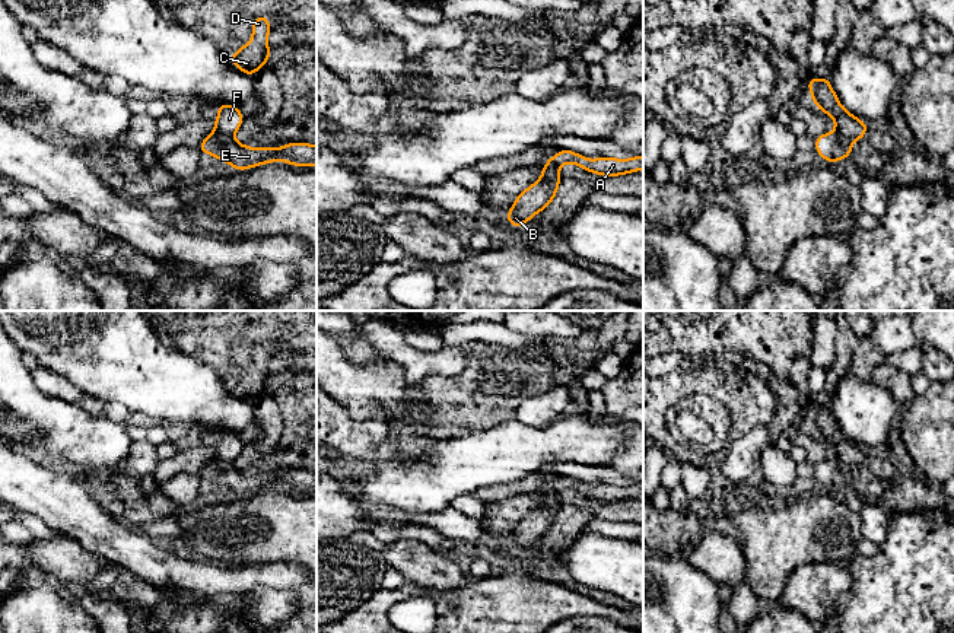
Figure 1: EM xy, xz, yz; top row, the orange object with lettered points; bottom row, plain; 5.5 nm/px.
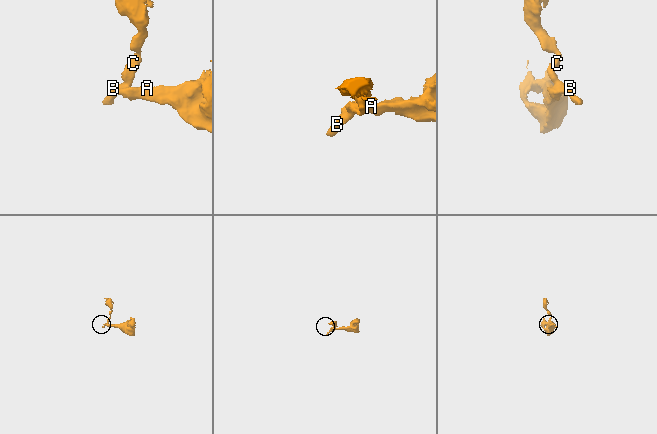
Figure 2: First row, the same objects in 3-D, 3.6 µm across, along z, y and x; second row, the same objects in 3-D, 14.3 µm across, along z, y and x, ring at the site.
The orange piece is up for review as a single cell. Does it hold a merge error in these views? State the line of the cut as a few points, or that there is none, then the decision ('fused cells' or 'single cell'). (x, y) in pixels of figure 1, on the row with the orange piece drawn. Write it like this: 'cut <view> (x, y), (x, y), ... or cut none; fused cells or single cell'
cut xy (231, 134), (210, 136); fused cells

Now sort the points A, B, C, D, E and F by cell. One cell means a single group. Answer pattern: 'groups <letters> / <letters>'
groups A E / B C D F

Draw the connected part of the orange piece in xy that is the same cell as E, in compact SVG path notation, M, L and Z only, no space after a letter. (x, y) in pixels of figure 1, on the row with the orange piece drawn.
M213 134L204 139L198 146L201 153L209 153L226 163L235 171L244 171L257 165L282 160L296 166L317 166L317 146L309 143L289 143L279 149L244 146L232 136Z

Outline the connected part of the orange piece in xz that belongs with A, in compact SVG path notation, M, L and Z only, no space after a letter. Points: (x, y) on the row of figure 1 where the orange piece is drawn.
M562 149L551 159L548 159L543 168L540 182L547 182L553 179L562 179L559 174L559 166L562 163L575 163L581 169L594 172L602 176L618 176L623 174L630 174L635 171L643 169L643 155L632 159L613 159L613 158L600 158L600 159L585 159L582 155L575 153L567 149Z

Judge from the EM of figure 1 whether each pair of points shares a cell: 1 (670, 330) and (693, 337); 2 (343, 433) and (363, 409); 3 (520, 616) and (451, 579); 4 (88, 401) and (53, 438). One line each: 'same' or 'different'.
1: same
2: different
3: different
4: different

